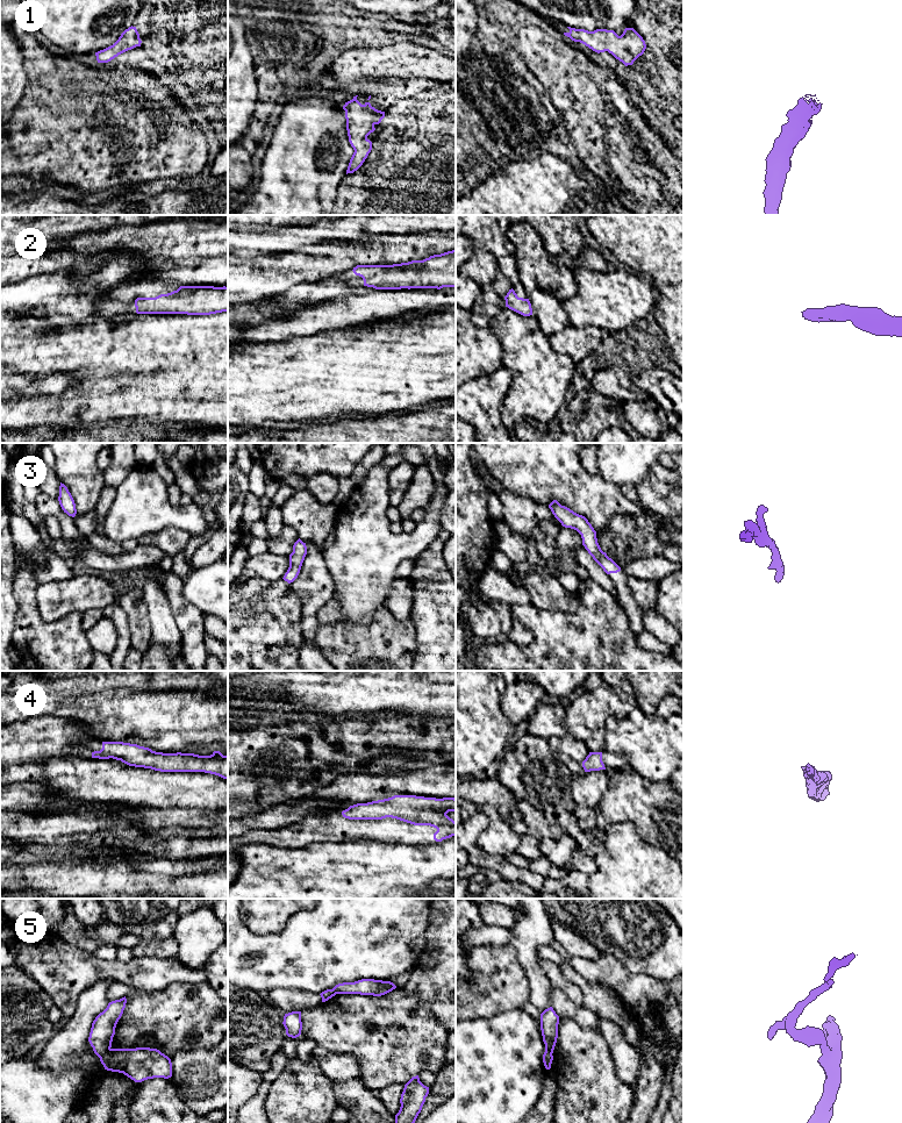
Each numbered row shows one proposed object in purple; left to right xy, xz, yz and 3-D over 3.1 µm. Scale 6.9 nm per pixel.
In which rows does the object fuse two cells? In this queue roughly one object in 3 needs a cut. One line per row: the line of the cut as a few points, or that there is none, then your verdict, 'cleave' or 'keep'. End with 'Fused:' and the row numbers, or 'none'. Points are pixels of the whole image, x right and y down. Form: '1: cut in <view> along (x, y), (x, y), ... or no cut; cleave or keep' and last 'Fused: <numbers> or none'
1: no cut; keep
2: cut in xz along (360, 276), (379, 276), (385, 283); cleave
3: no cut; keep
4: no cut; keep
5: cut in xy along (111, 1049), (99, 1057); cleave
Fused: 2, 5

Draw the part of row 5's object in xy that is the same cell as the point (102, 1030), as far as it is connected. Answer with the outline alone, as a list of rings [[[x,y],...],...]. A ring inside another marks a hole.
[[[126,996],[108,1003],[92,1023],[88,1042],[100,1058],[112,1047],[115,1028],[126,1008]]]

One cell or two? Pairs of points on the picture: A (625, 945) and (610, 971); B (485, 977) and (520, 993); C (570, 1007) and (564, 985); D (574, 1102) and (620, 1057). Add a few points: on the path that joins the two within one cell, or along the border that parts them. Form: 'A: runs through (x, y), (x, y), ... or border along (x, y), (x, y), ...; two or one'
A: border along (601, 952), (608, 952), (627, 968), (641, 974); two
B: runs through (493, 977), (512, 991); one
C: border along (552, 986), (560, 989), (577, 1005), (582, 1006); two
D: border along (603, 1037), (616, 1075), (629, 1086); two

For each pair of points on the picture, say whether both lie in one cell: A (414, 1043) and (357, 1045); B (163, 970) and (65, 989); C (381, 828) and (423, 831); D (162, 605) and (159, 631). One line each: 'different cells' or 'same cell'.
A: same cell
B: same cell
C: same cell
D: same cell

